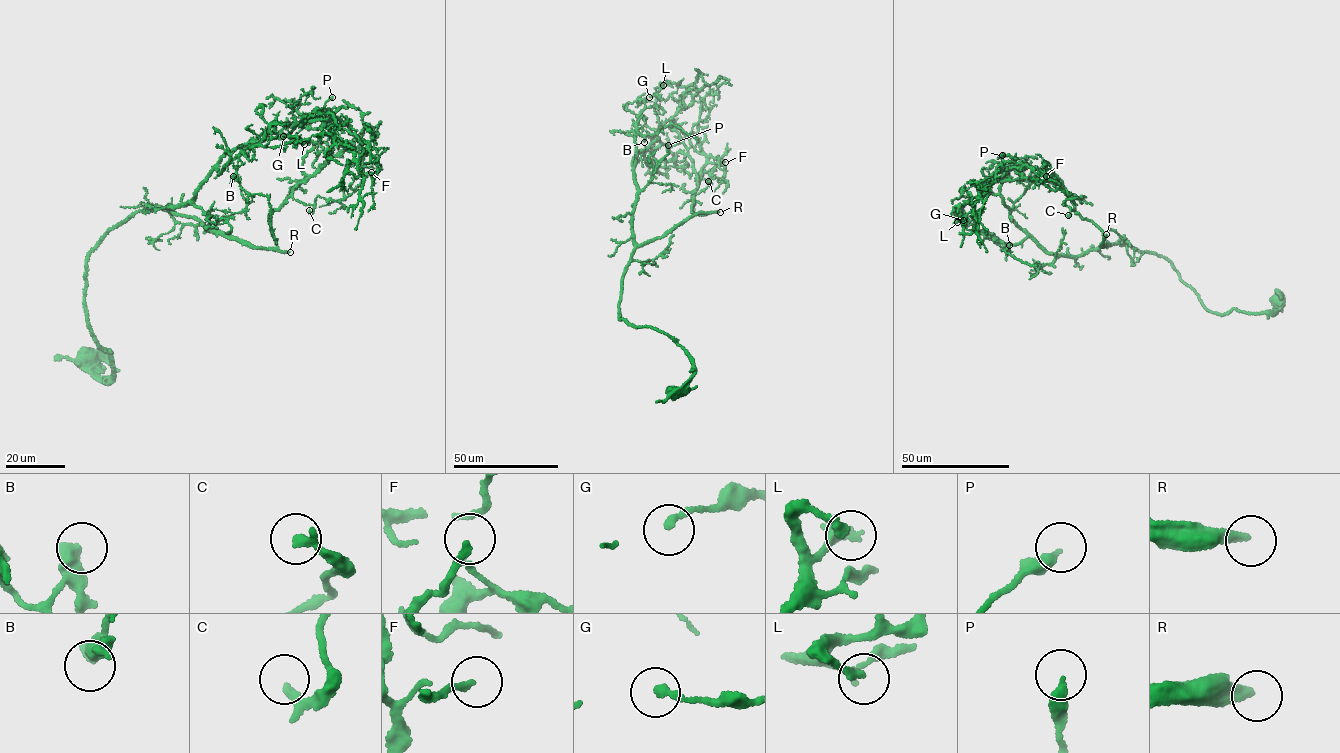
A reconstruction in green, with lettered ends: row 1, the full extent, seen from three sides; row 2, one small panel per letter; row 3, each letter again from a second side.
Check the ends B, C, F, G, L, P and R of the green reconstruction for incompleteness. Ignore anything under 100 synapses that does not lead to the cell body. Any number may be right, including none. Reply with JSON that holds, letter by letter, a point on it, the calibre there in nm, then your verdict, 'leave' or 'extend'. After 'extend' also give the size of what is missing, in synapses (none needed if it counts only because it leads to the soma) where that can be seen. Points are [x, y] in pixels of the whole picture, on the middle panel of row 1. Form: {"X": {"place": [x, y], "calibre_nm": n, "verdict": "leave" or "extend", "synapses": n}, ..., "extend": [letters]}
{"B": {"place": [644, 142], "calibre_nm": 360, "verdict": "leave"}, "C": {"place": [708, 181], "calibre_nm": 170, "verdict": "leave"}, "F": {"place": [725, 162], "calibre_nm": 170, "verdict": "leave"}, "G": {"place": [649, 97], "calibre_nm": 200, "verdict": "leave"}, "L": {"place": [663, 85], "calibre_nm": 240, "verdict": "leave"}, "P": {"place": [668, 145], "calibre_nm": 320, "verdict": "leave"}, "R": {"place": [720, 212], "calibre_nm": 320, "verdict": "extend", "synapses": 3000}, "extend": ["R"]}

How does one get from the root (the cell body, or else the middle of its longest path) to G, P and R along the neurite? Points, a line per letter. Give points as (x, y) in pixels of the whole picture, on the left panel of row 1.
G: (88, 357), (114, 377), (85, 298), (105, 234), (185, 204), (228, 152), (306, 118), (349, 148), (283, 136)
P: (88, 357), (114, 377), (85, 298), (105, 234), (185, 204), (228, 152), (284, 136), (332, 97)
R: (88, 357), (94, 372), (114, 377), (88, 322), (87, 259), (138, 211), (160, 206), (250, 246), (290, 252)

